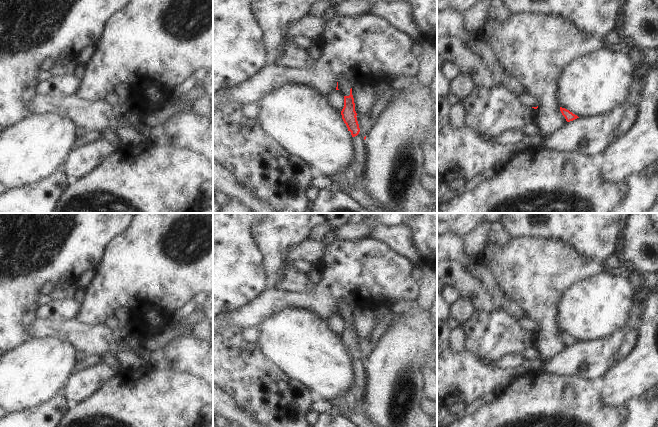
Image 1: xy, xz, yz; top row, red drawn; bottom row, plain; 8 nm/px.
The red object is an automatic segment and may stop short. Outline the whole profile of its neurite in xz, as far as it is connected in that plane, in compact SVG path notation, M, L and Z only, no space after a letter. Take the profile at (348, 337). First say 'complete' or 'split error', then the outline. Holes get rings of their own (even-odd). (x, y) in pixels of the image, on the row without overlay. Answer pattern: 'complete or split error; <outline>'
split error; M339 302L337 305L336 314L339 314L344 319L344 331L341 335L342 343L346 348L348 355L351 356L352 361L359 358L360 352L357 345L357 337L355 335L355 327L352 319L353 307L345 302Z

